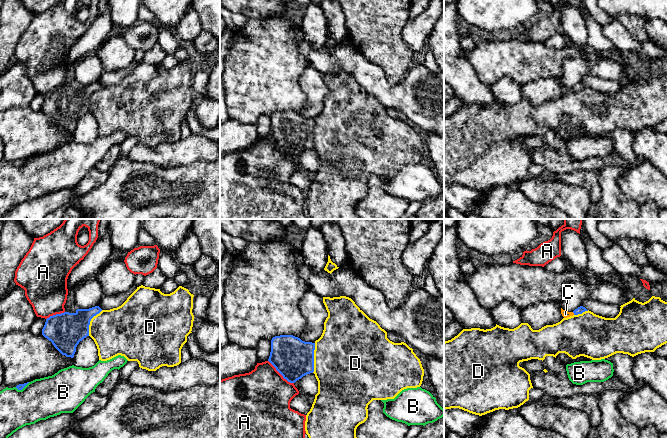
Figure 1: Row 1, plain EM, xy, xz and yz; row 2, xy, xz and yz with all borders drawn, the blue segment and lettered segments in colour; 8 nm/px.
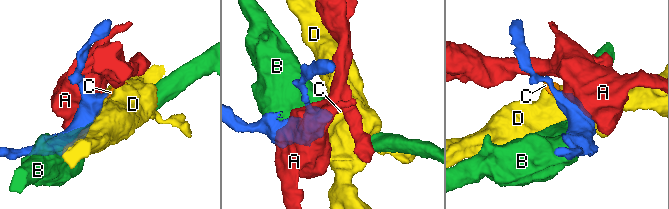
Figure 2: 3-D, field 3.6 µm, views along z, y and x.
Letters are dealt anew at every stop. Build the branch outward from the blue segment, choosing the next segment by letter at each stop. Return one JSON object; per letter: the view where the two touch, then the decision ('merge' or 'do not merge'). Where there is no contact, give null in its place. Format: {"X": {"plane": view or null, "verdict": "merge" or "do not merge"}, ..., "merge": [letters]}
{"A": {"plane": "xz", "verdict": "do not merge"}, "B": {"plane": "xy", "verdict": "do not merge"}, "C": {"plane": "yz", "verdict": "merge"}, "D": {"plane": "xz", "verdict": "do not merge"}, "merge": ["C"]}

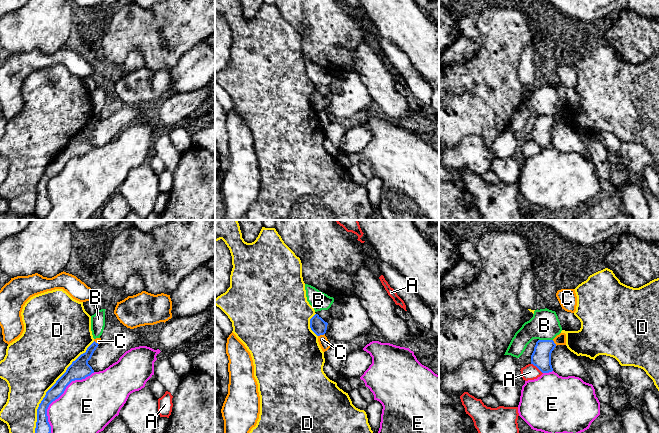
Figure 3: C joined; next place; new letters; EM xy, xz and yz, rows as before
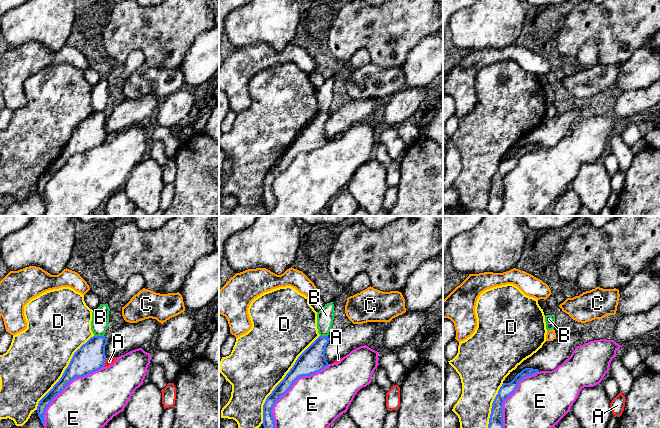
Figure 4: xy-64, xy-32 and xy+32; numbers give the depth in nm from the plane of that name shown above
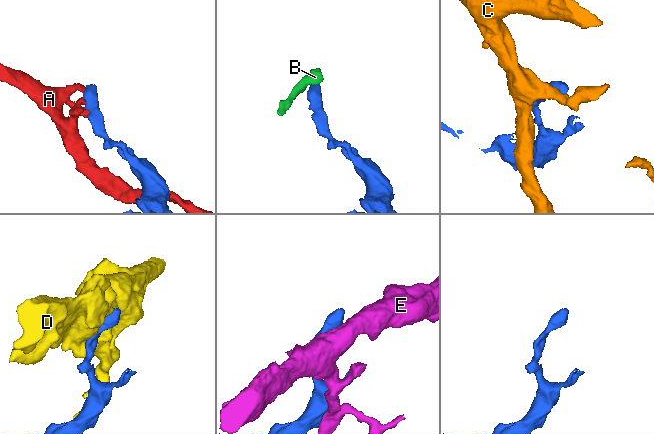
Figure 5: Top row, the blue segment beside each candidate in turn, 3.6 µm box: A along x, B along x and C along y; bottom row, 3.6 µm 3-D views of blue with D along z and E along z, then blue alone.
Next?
{"A": {"plane": "yz", "verdict": "do not merge"}, "B": {"plane": "yz", "verdict": "do not merge"}, "C": {"plane": "xz", "verdict": "do not merge"}, "D": {"plane": "xy", "verdict": "do not merge"}, "E": {"plane": "xy", "verdict": "do not merge"}, "merge": []}

